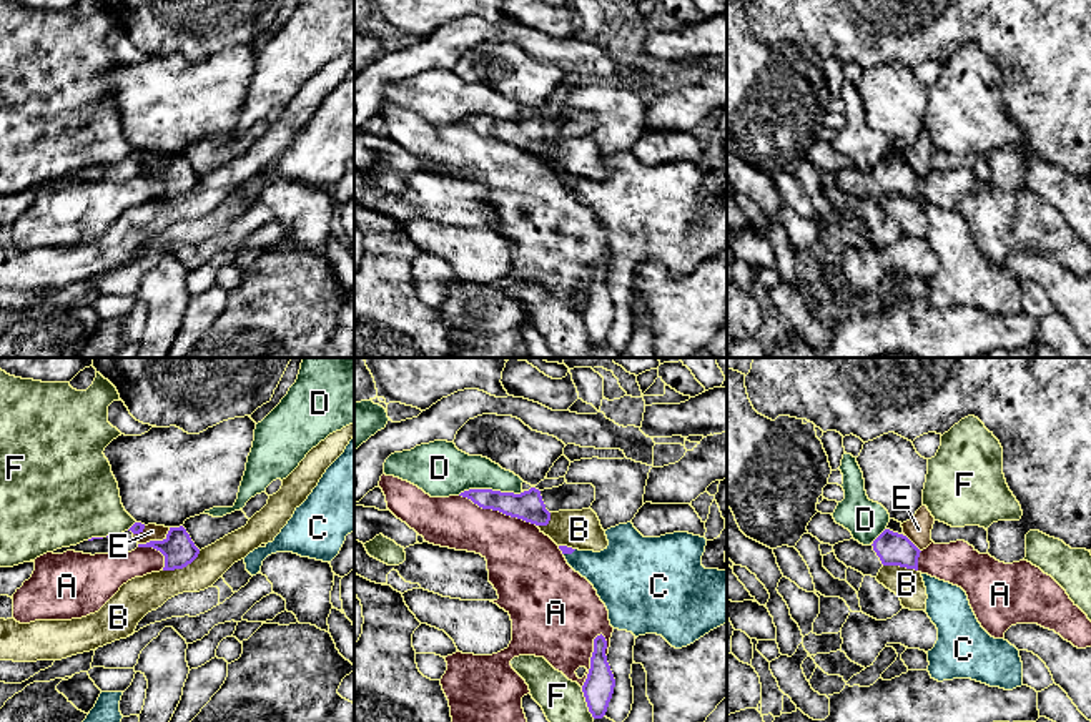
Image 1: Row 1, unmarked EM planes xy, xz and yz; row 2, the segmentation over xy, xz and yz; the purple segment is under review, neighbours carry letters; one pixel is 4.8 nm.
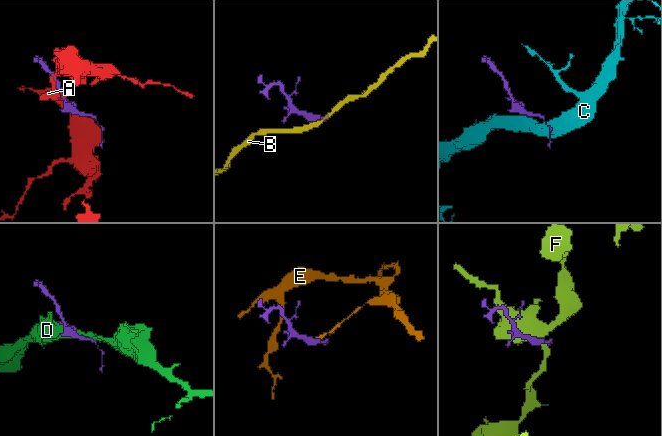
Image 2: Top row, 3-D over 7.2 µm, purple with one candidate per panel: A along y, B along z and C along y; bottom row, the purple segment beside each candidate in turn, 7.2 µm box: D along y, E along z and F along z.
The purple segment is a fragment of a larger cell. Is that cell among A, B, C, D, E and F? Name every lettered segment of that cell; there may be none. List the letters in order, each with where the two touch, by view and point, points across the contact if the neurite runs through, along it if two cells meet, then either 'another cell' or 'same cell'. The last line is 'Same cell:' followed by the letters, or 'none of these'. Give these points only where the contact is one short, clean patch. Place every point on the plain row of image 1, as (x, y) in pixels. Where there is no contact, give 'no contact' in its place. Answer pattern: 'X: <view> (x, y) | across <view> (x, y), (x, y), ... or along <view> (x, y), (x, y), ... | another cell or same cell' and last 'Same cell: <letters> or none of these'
A: xz (498, 137) | another cell
B: xy (182, 195) | along xy (200, 178), (185, 193), (163, 198) | another cell
C: xz (569, 180) | along xz (576, 177), (564, 182) | another cell
D: xz (491, 117) | another cell
E: xy (155, 168) | along xy (170, 155), (162, 167), (138, 172) | another cell
F: xz (586, 328) | another cell
Same cell: none of these

